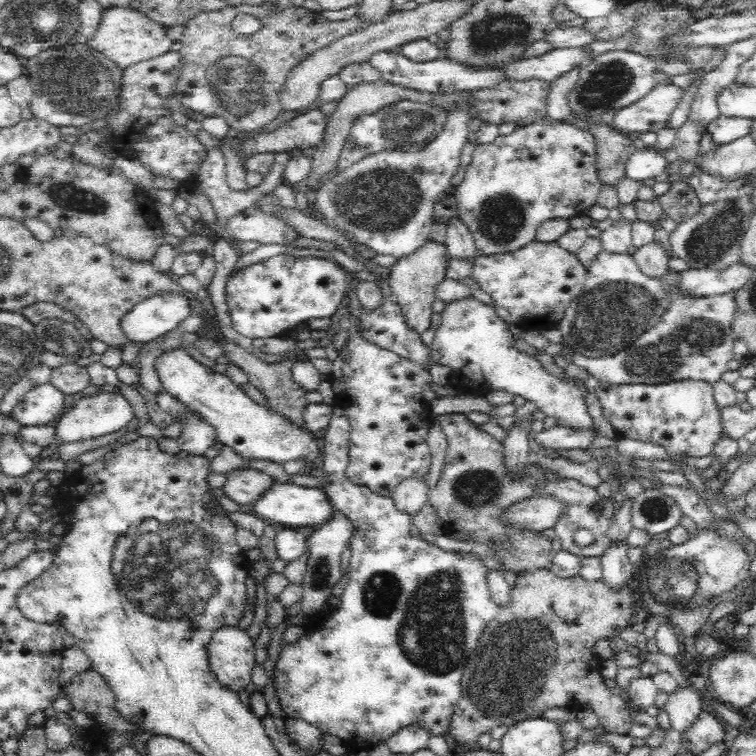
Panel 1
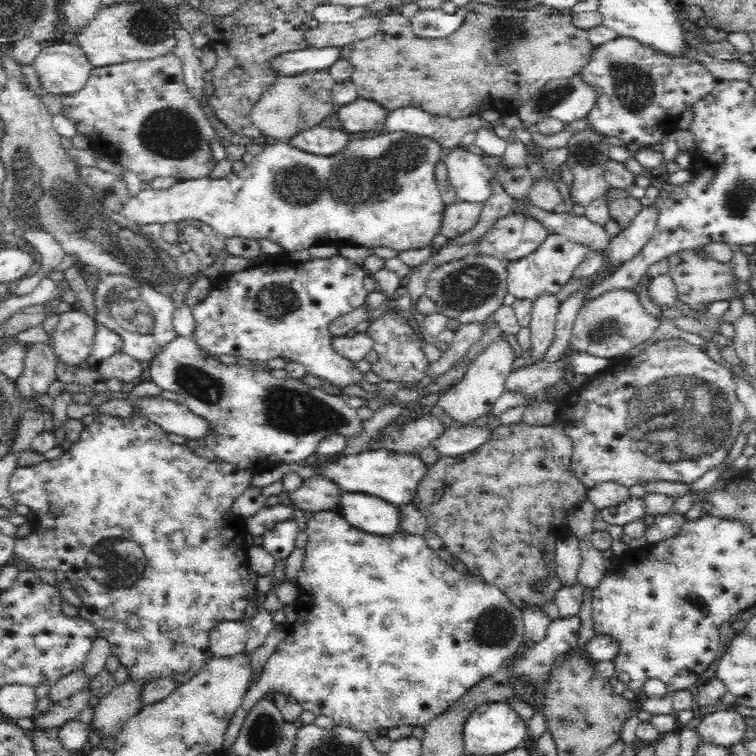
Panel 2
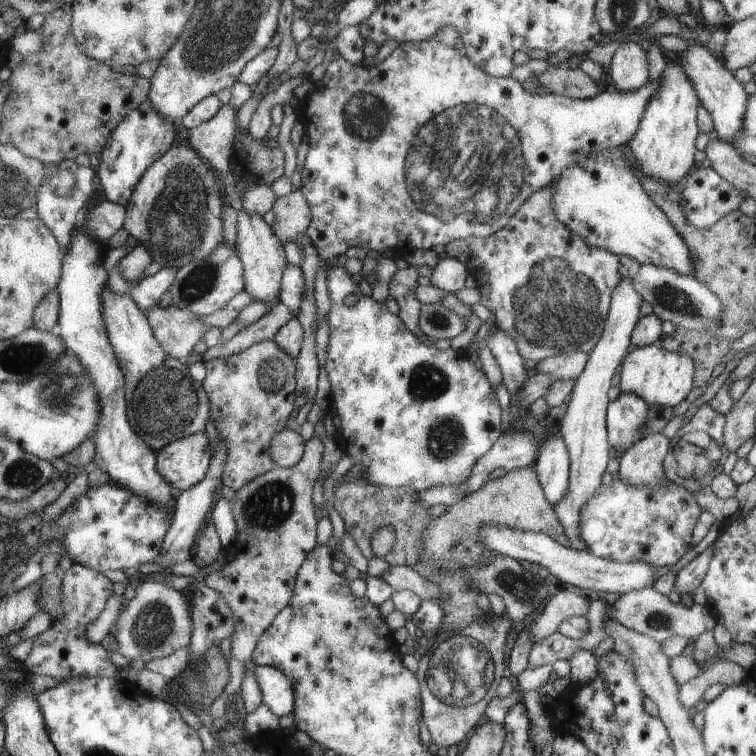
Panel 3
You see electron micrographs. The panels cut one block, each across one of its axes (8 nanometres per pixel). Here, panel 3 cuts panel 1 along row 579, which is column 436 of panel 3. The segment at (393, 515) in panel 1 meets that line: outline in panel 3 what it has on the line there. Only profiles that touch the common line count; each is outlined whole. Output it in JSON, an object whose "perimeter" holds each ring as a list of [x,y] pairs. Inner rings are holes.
{"perimeter":[[[330,266],[330,268],[327,268],[326,270],[326,278],[327,278],[327,288],[330,292],[330,302],[331,308],[328,311],[328,320],[327,322],[329,323],[329,343],[327,346],[327,354],[326,354],[326,370],[328,372],[328,378],[331,383],[331,398],[330,398],[330,403],[328,407],[328,412],[332,417],[335,417],[336,415],[340,419],[340,424],[338,428],[340,429],[340,436],[342,438],[348,438],[349,439],[349,446],[348,446],[348,451],[346,452],[346,455],[351,456],[354,460],[354,464],[359,464],[361,463],[364,467],[364,470],[362,472],[362,477],[364,480],[368,480],[370,484],[374,484],[374,486],[386,486],[386,488],[398,488],[399,486],[408,486],[408,488],[414,488],[416,492],[418,491],[425,491],[426,489],[432,489],[434,486],[460,486],[460,484],[464,484],[468,478],[470,478],[470,474],[472,474],[472,470],[474,466],[477,464],[476,460],[480,459],[480,456],[484,456],[486,453],[489,452],[490,449],[493,448],[494,442],[498,440],[498,438],[501,437],[502,434],[502,408],[500,408],[500,404],[498,404],[498,398],[496,398],[496,394],[494,394],[494,390],[492,390],[492,385],[490,384],[489,379],[487,378],[486,374],[484,372],[480,372],[479,367],[476,368],[475,364],[470,364],[466,358],[464,358],[464,352],[462,353],[462,356],[458,356],[456,354],[456,350],[452,349],[452,347],[448,349],[440,349],[436,348],[435,346],[428,346],[424,344],[424,342],[420,342],[416,336],[414,336],[414,333],[405,325],[405,322],[397,315],[396,313],[391,313],[388,310],[388,307],[386,307],[386,304],[384,303],[379,303],[376,300],[374,300],[370,296],[363,295],[360,292],[360,287],[359,284],[356,284],[352,278],[350,278],[350,274],[346,272],[345,267],[342,266]],[[350,294],[356,294],[358,296],[358,303],[355,306],[344,306],[344,298],[346,296],[350,296]]]}

